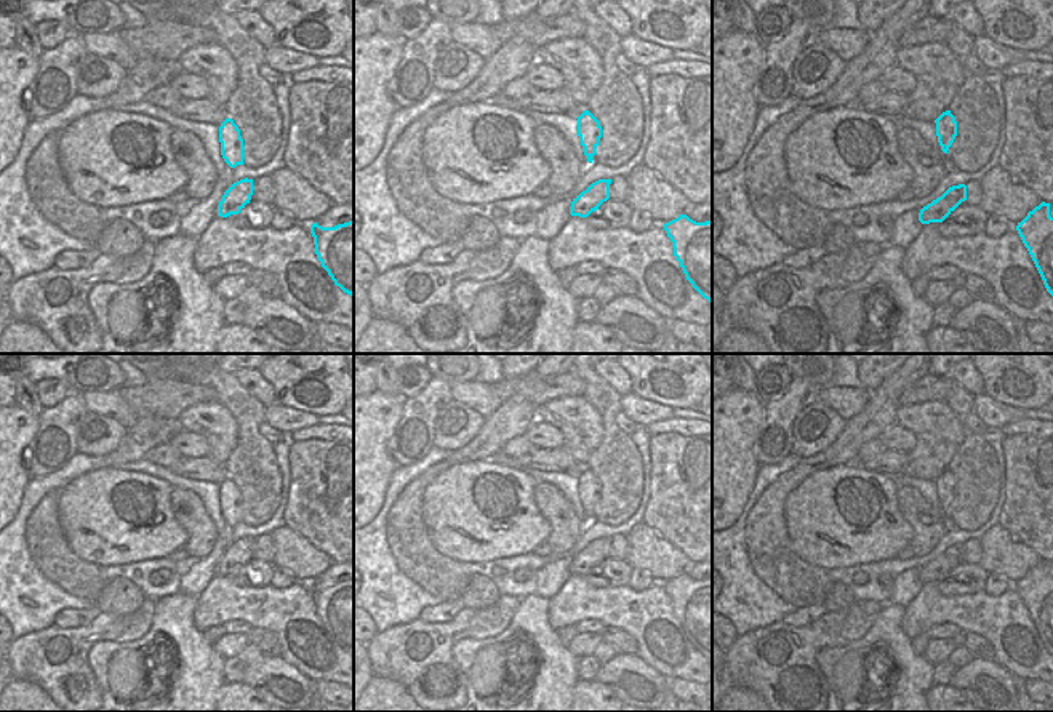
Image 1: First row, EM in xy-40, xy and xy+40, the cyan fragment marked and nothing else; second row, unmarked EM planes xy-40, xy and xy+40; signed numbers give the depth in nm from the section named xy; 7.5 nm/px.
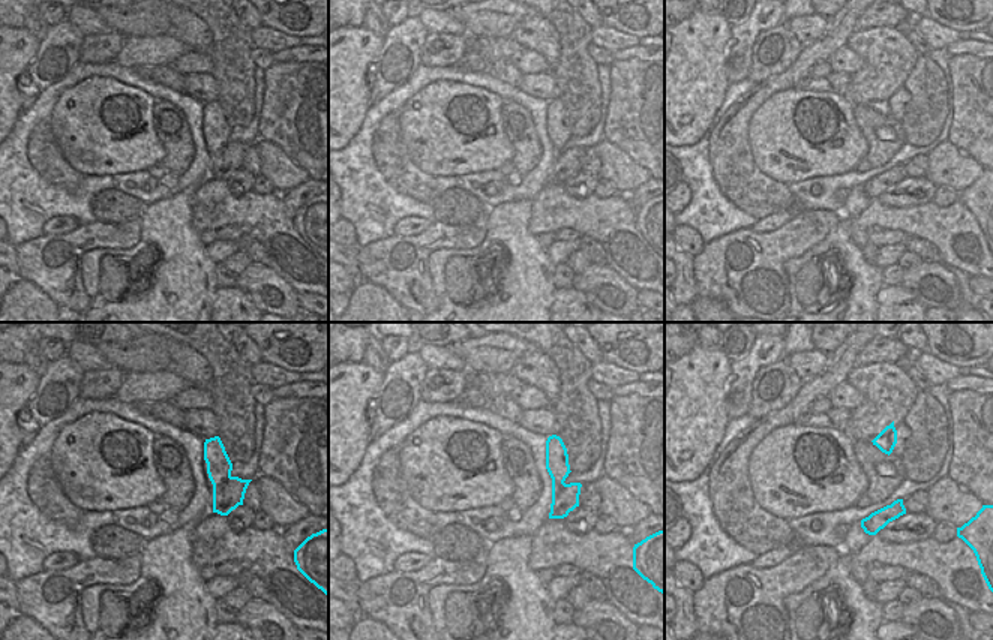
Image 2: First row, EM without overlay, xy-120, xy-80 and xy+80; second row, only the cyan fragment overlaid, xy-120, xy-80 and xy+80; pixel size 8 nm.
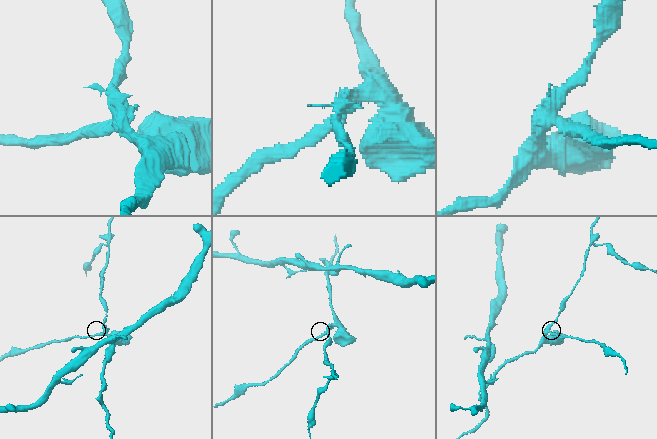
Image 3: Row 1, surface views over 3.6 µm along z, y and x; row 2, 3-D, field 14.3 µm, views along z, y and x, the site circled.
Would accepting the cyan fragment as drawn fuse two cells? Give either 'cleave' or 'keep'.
cleave

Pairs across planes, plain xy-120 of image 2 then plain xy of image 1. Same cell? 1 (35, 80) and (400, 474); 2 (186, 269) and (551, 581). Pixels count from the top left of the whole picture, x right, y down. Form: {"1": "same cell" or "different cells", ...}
{"1": "different cells", "2": "different cells"}

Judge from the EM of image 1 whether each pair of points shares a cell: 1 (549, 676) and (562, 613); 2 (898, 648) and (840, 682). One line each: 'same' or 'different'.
1: different
2: same

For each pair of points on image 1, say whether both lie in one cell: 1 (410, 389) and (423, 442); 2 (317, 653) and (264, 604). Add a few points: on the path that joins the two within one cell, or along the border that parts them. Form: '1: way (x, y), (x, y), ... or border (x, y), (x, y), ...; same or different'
1: border (434, 378), (416, 396), (404, 400); different
2: way (304, 640), (277, 613); same

